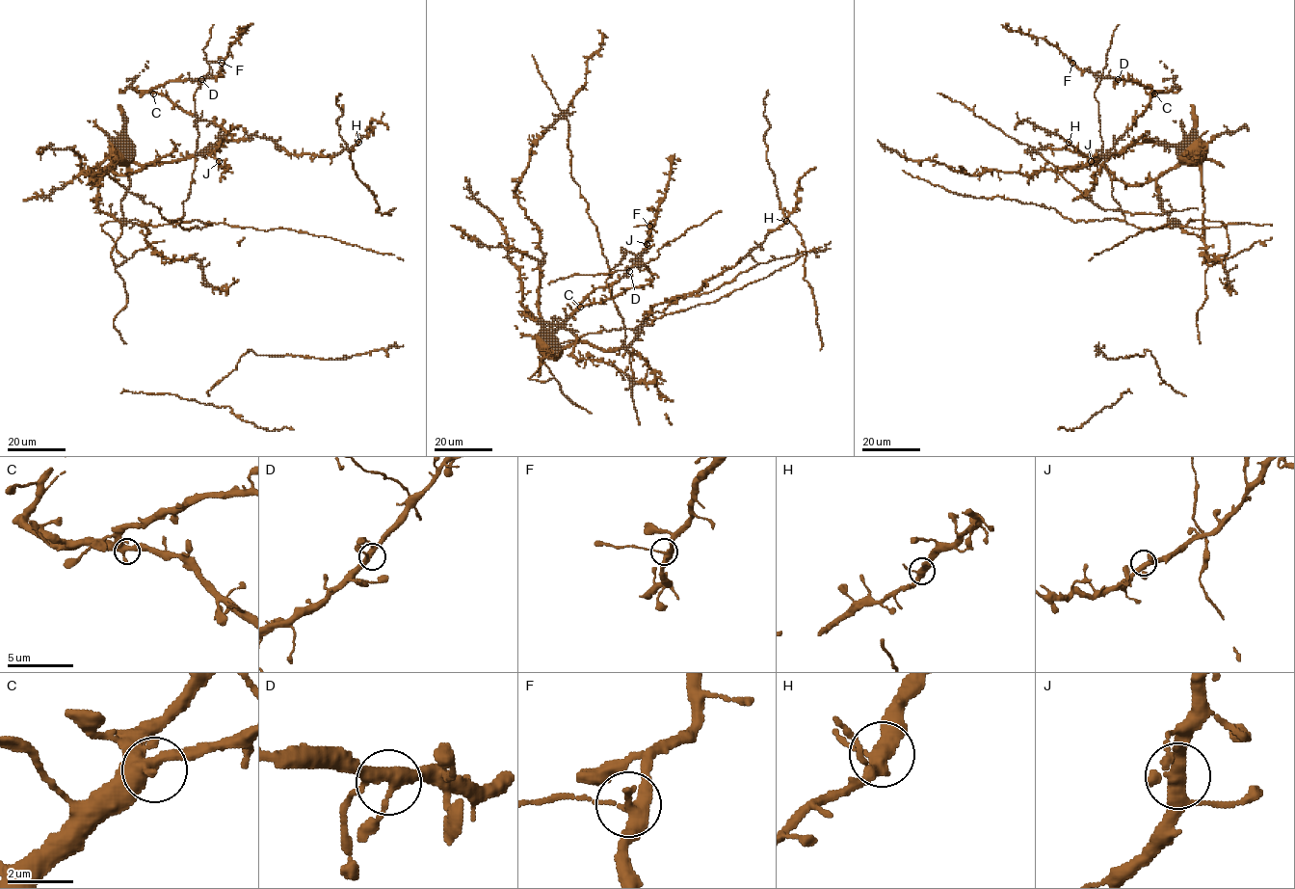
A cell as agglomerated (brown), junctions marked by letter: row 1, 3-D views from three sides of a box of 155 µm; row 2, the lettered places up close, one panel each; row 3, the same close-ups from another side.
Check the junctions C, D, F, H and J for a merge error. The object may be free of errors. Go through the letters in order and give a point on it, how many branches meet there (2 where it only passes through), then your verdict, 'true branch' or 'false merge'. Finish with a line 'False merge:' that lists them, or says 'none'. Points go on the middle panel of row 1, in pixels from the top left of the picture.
C: at (580, 307); 4 branches meet; true branch
D: at (629, 271); 4 branches meet; true branch
F: at (649, 226); 4 branches meet; true branch
H: at (786, 221); 4 branches meet; true branch
J: at (647, 244); 4 branches meet; true branch
False merge: none

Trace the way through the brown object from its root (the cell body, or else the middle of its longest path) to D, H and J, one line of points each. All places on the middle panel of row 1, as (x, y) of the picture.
D: (543, 349), (553, 377), (530, 380), (549, 347), (627, 329), (606, 282), (621, 247), (629, 271)
H: (543, 349), (550, 357), (579, 342), (606, 350), (627, 346), (653, 307), (696, 292), (786, 221)
J: (543, 349), (530, 380), (627, 329), (606, 281), (635, 254), (579, 304), (647, 285), (647, 244)

